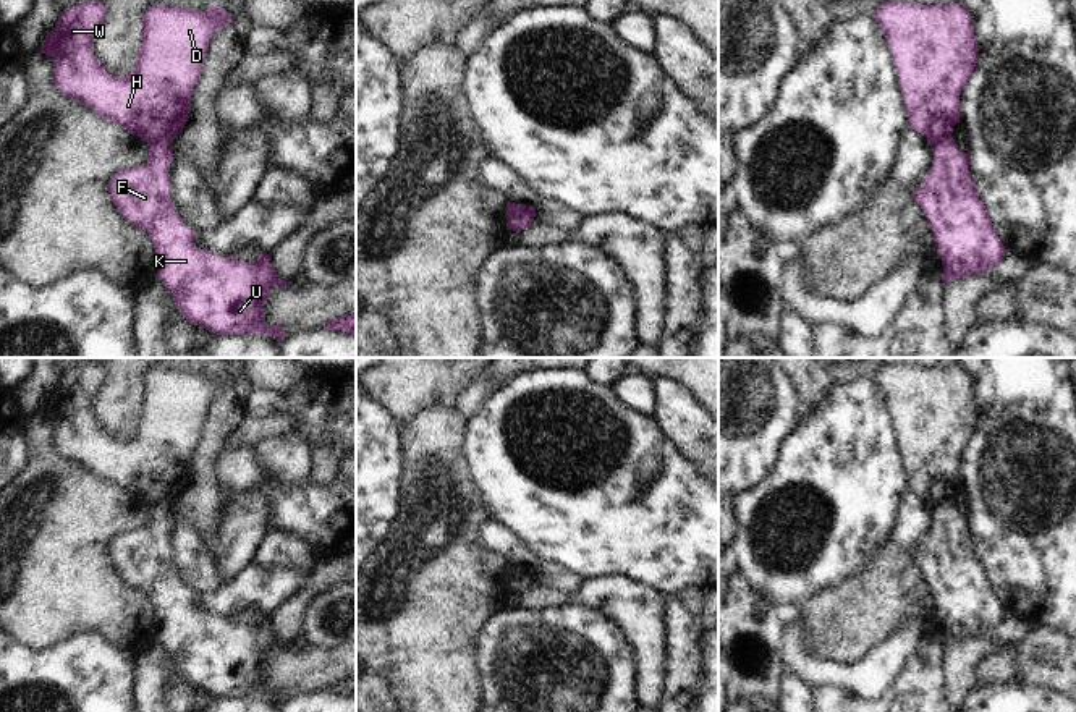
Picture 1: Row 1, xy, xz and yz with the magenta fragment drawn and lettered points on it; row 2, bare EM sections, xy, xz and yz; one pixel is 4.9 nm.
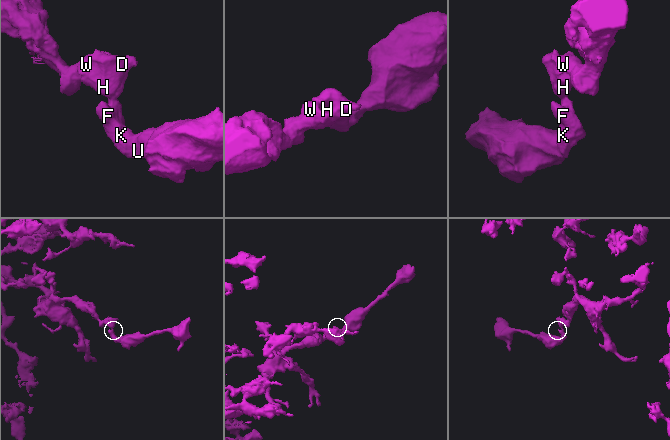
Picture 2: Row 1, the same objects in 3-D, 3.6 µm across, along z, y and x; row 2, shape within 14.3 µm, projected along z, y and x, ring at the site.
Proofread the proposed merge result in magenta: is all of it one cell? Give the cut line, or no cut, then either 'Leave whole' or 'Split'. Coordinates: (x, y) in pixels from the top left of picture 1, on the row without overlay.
Split along xz (533, 578), (515, 578), (508, 583). Split

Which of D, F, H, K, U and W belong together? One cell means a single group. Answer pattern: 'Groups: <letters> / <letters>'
Groups: D H W / F K U

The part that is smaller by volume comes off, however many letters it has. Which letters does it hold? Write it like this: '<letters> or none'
F, K, U

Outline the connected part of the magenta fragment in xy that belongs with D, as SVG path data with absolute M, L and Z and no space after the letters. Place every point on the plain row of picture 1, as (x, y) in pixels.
M97 362L60 375L57 388L42 405L42 416L55 422L55 450L147 506L172 505L189 481L193 453L201 440L210 403L218 392L231 385L231 379L220 367L214 367L207 374L165 366L150 369L142 379L136 429L126 439L110 437L94 417L94 403L104 393L105 379L105 369Z

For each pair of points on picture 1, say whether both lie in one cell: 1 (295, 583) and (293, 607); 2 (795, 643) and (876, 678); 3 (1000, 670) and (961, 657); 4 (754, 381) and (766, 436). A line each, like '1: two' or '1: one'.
1: two
2: one
3: two
4: one

